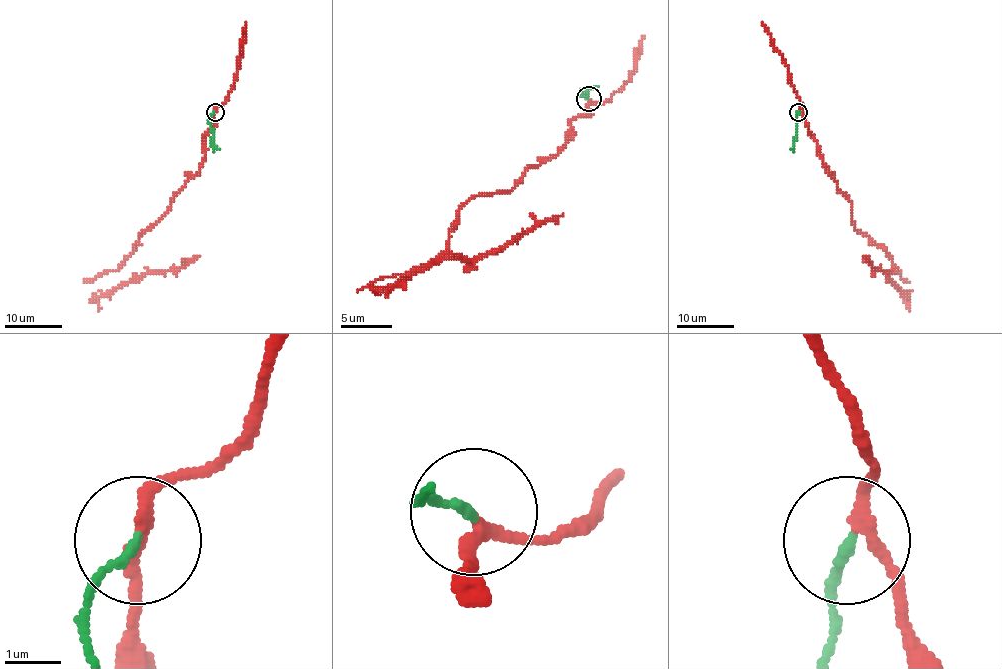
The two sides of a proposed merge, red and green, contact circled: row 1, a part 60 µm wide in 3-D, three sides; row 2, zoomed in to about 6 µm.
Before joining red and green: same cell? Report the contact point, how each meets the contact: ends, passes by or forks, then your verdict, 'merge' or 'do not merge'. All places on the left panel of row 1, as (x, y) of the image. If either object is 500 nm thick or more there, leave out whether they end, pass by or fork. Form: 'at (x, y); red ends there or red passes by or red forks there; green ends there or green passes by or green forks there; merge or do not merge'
at (215, 112); red passes by; green ends there; do not merge

